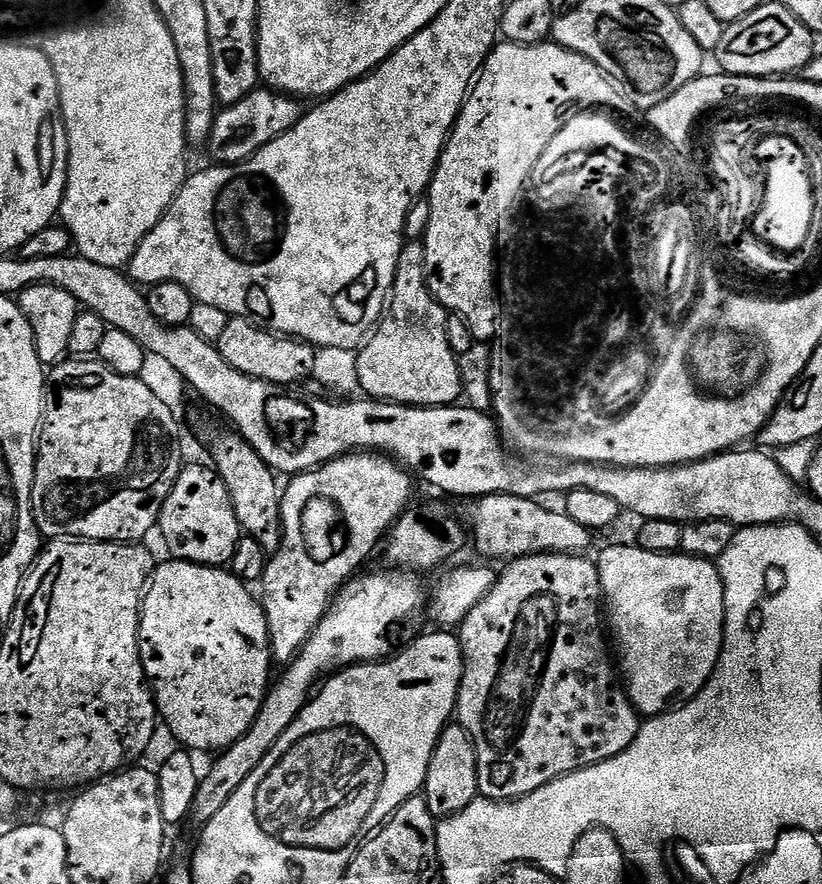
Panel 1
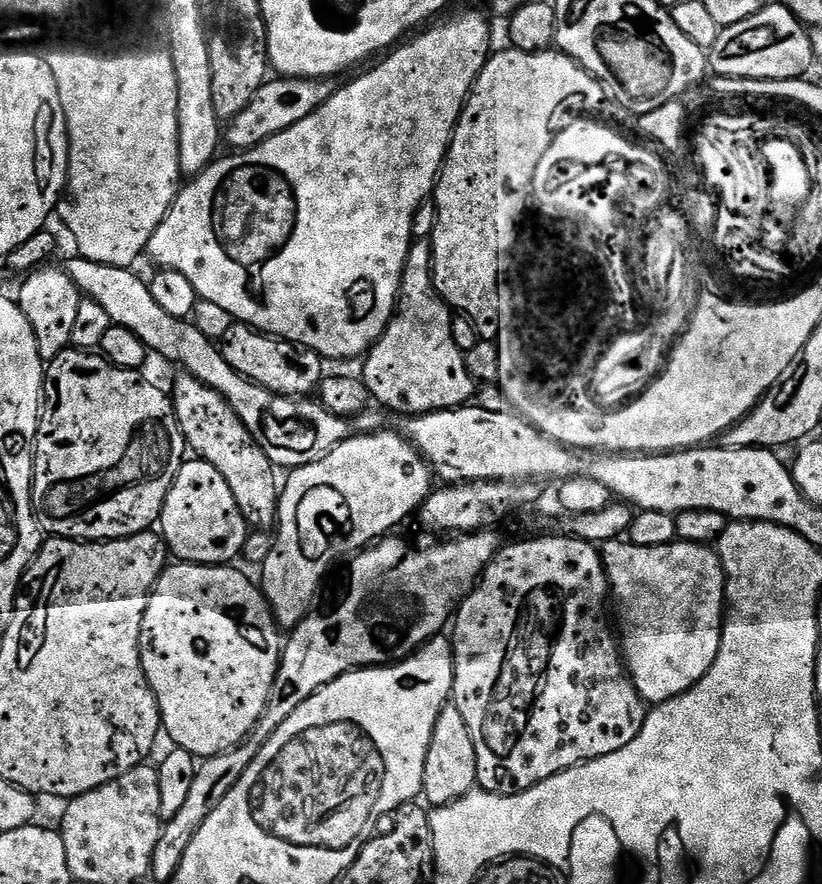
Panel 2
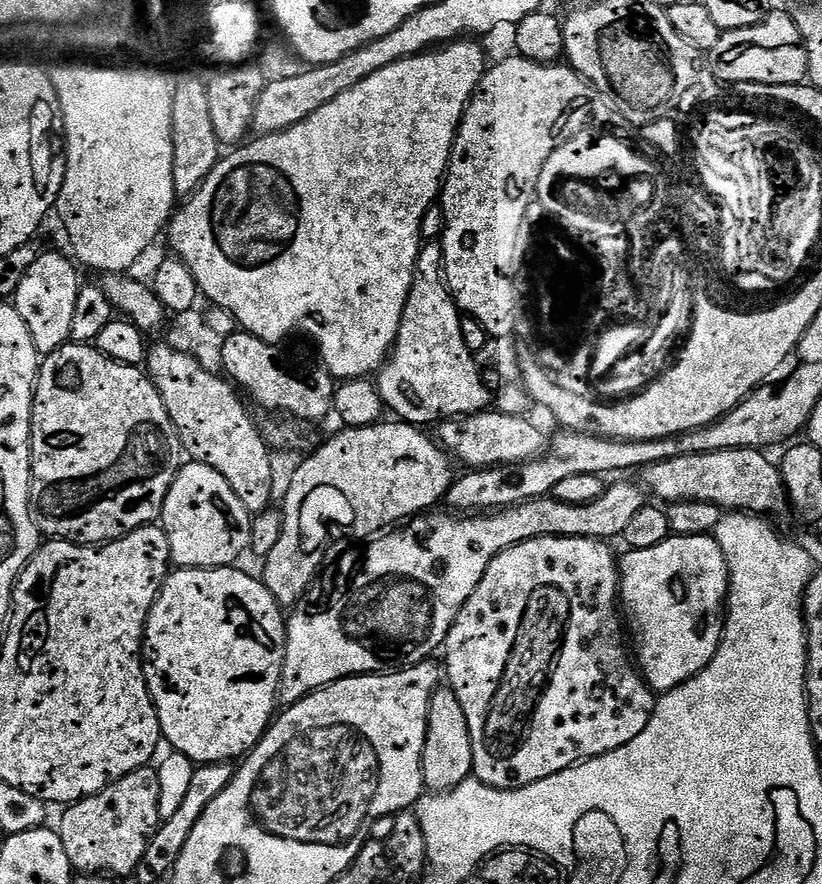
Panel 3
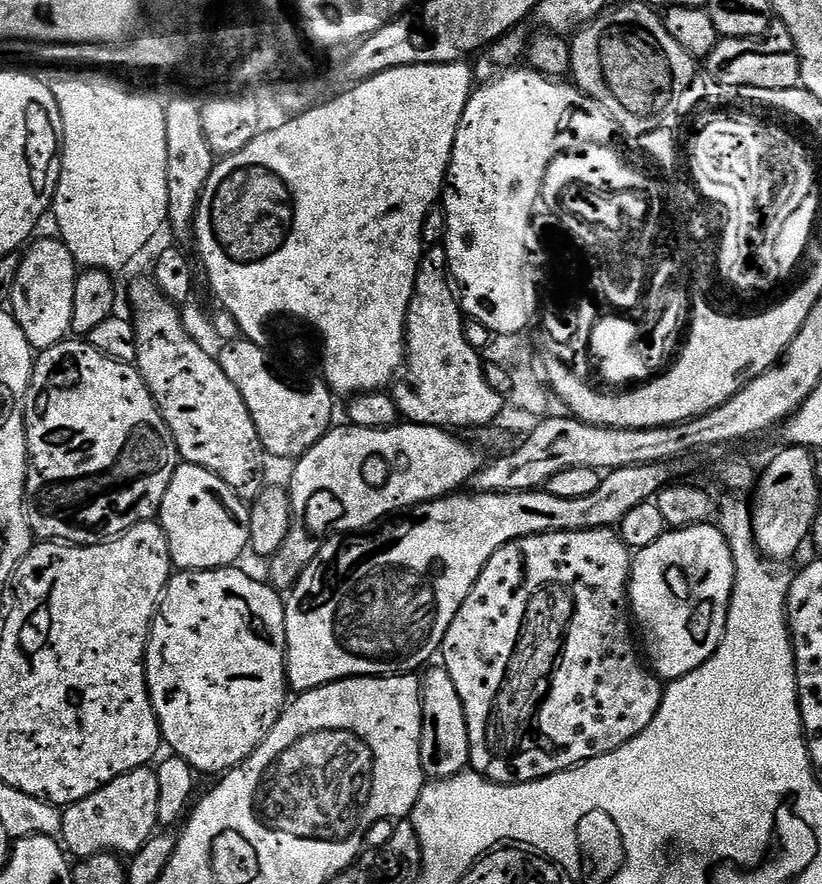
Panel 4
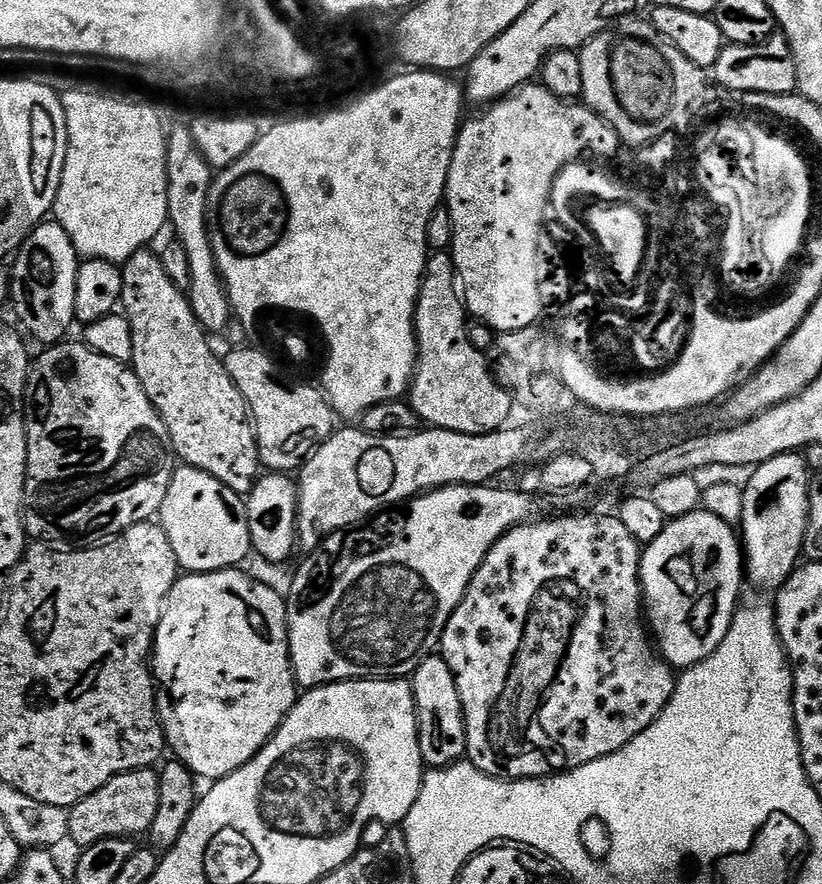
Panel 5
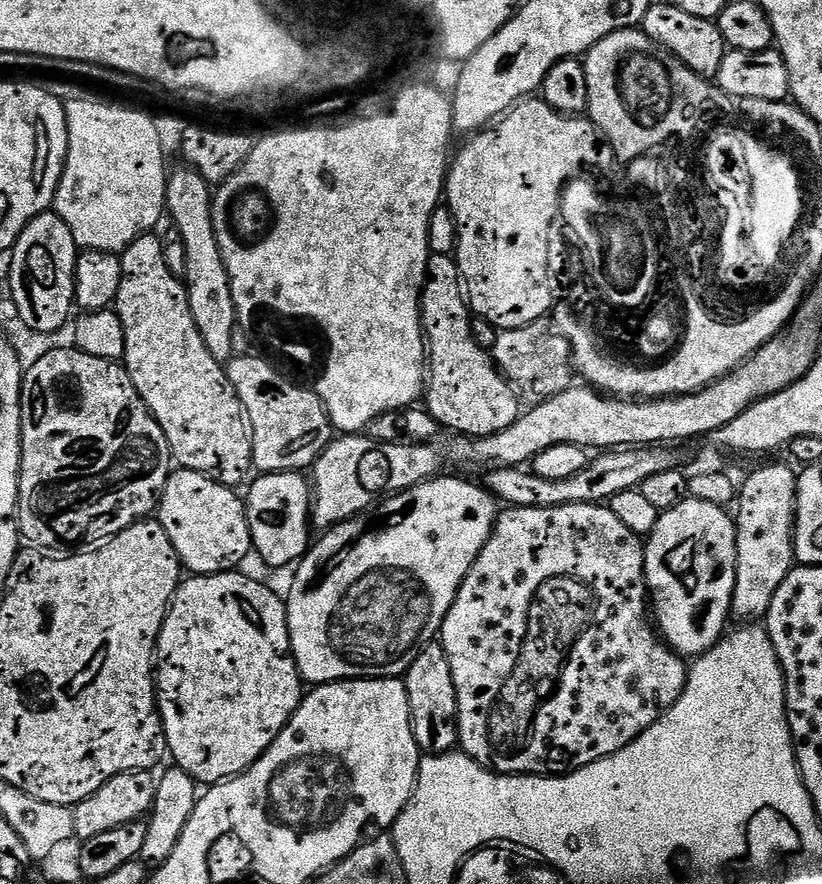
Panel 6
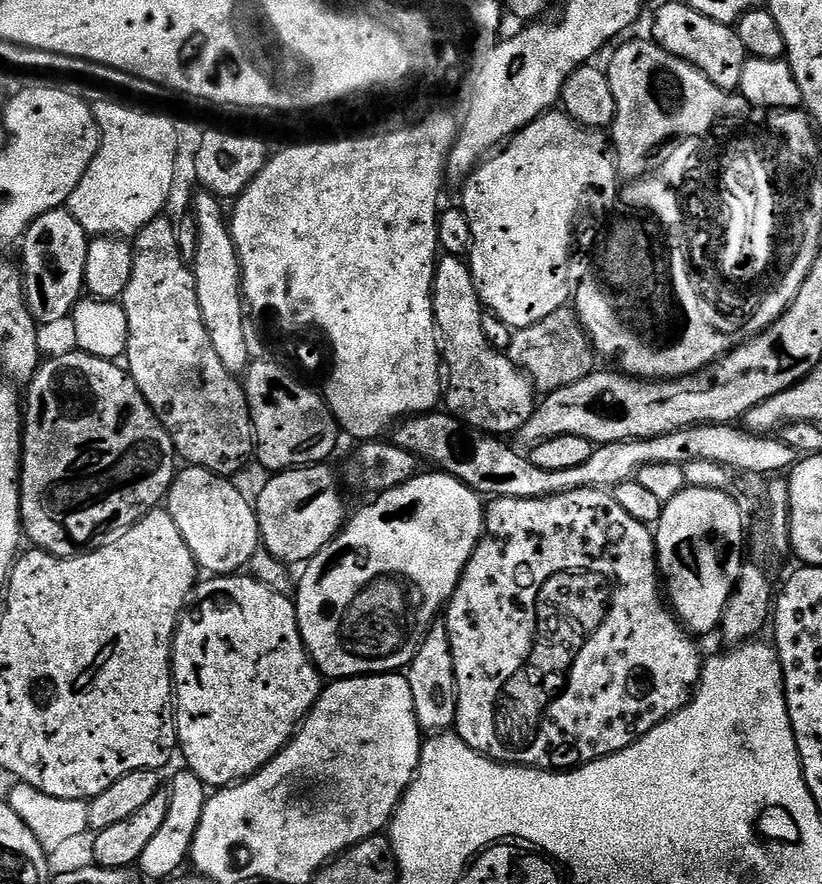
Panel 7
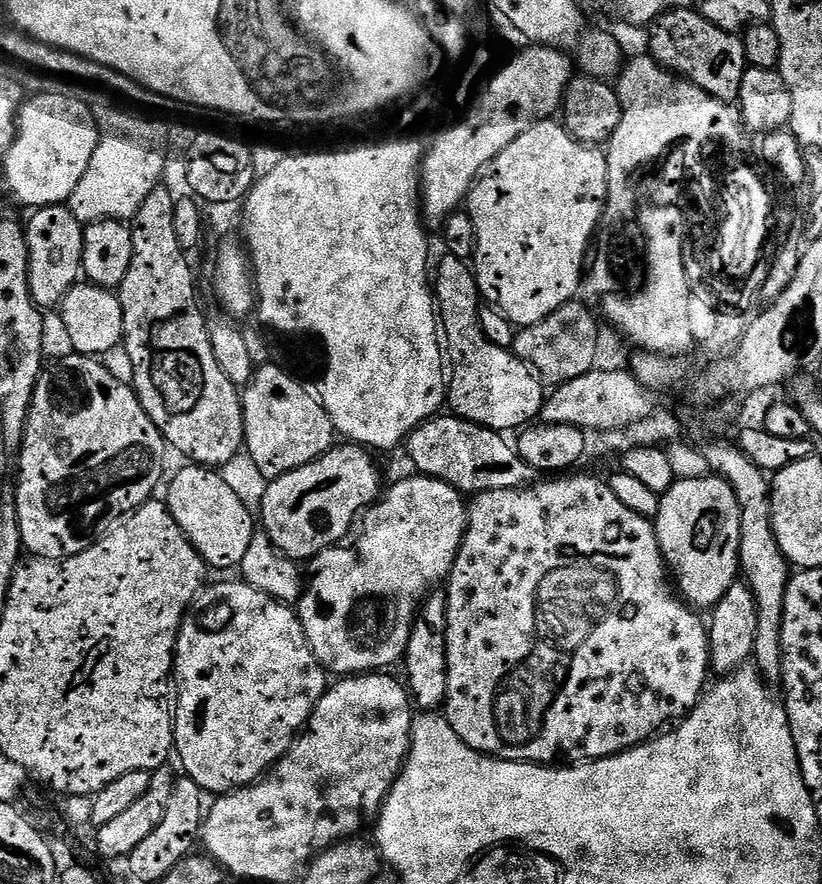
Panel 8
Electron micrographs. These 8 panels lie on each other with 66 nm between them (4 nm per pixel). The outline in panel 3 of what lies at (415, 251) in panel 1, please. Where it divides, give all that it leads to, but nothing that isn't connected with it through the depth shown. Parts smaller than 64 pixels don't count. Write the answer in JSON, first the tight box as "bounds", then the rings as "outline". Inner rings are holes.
{"bounds":[374,240,494,426],"outline":[[[440,240],[421,243],[414,270],[414,282],[410,286],[410,294],[402,310],[402,322],[398,326],[396,343],[392,345],[388,359],[385,360],[383,368],[374,380],[375,387],[384,400],[385,409],[389,413],[393,412],[396,415],[393,417],[399,418],[406,424],[436,426],[446,420],[455,420],[458,416],[473,416],[476,412],[485,411],[494,400],[493,393],[491,391],[488,393],[488,388],[480,377],[481,365],[477,357],[462,339],[460,325],[462,313],[456,306],[456,300],[452,297],[448,283],[444,280],[443,262],[444,246]]]}

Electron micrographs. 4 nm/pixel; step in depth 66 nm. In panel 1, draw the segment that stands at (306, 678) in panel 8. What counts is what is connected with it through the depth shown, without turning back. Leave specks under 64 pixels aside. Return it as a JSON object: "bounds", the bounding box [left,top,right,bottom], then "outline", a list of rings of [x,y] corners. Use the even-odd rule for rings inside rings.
{"bounds":[140,558,274,753],"outline":[[[168,558],[164,565],[157,567],[152,573],[151,581],[144,594],[144,603],[140,609],[140,661],[144,667],[145,677],[156,698],[156,711],[159,719],[168,723],[168,728],[181,740],[183,747],[188,750],[200,752],[219,753],[221,750],[229,748],[254,722],[258,714],[260,704],[264,700],[264,695],[268,693],[270,687],[270,676],[268,671],[274,668],[272,658],[272,647],[270,646],[270,634],[268,633],[268,623],[264,613],[264,605],[259,599],[252,597],[252,592],[247,583],[233,576],[231,571],[220,566],[209,566],[206,564],[192,564],[188,560],[177,560]]]}

